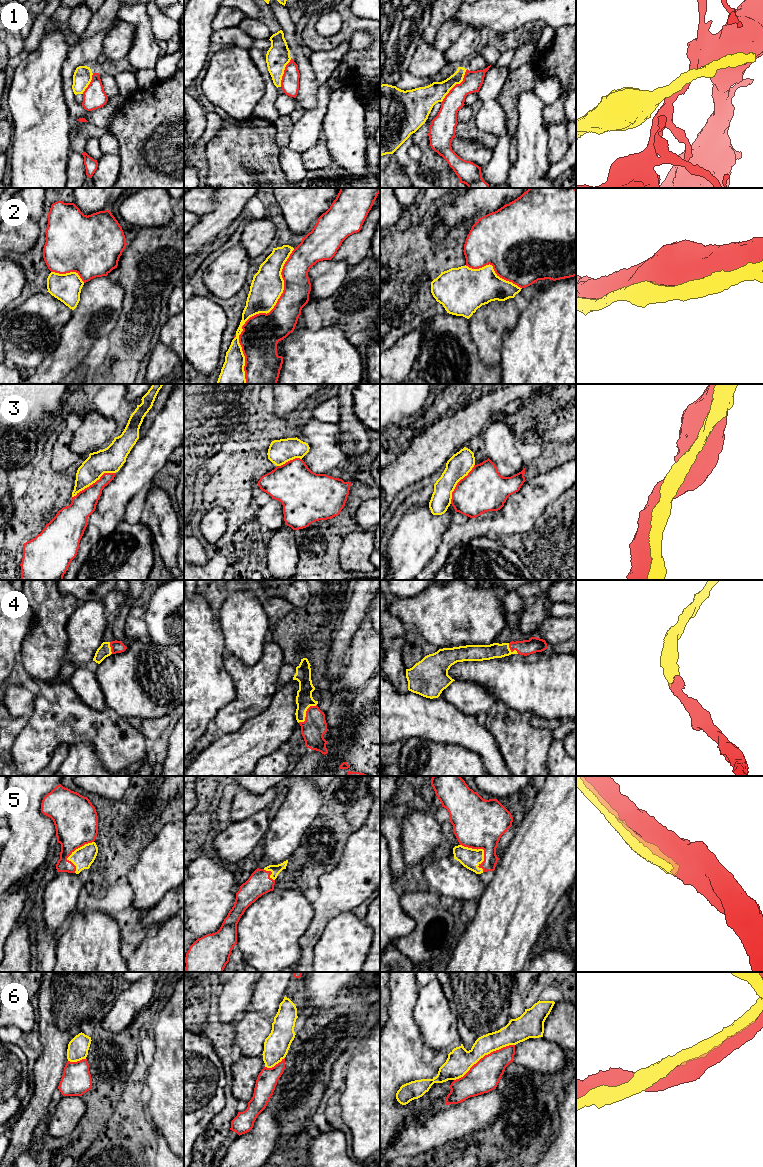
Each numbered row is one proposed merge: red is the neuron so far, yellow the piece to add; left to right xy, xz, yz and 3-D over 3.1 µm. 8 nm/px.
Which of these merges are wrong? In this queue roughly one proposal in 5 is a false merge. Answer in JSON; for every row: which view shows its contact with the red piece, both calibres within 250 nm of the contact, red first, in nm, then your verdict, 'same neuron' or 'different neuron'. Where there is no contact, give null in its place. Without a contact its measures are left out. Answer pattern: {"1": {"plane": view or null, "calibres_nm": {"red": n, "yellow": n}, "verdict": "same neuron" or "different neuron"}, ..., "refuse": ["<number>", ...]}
{"1": {"plane": "yz", "calibres_nm": {"red": 160, "yellow": 170}, "verdict": "different neuron"}, "2": {"plane": "xz", "calibres_nm": {"red": 300, "yellow": 260}, "verdict": "same neuron"}, "3": {"plane": "xy", "calibres_nm": {"red": 190, "yellow": 200}, "verdict": "same neuron"}, "4": {"plane": "xz", "calibres_nm": {"red": 190, "yellow": 140}, "verdict": "same neuron"}, "5": {"plane": "yz", "calibres_nm": {"red": 400, "yellow": 160}, "verdict": "same neuron"}, "6": {"plane": "yz", "calibres_nm": {"red": 260, "yellow": 200}, "verdict": "same neuron"}, "refuse": ["1"]}

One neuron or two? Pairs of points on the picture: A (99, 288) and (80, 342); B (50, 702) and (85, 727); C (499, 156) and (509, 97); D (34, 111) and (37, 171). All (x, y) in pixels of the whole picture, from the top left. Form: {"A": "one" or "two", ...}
{"A": "one", "B": "one", "C": "two", "D": "one"}

